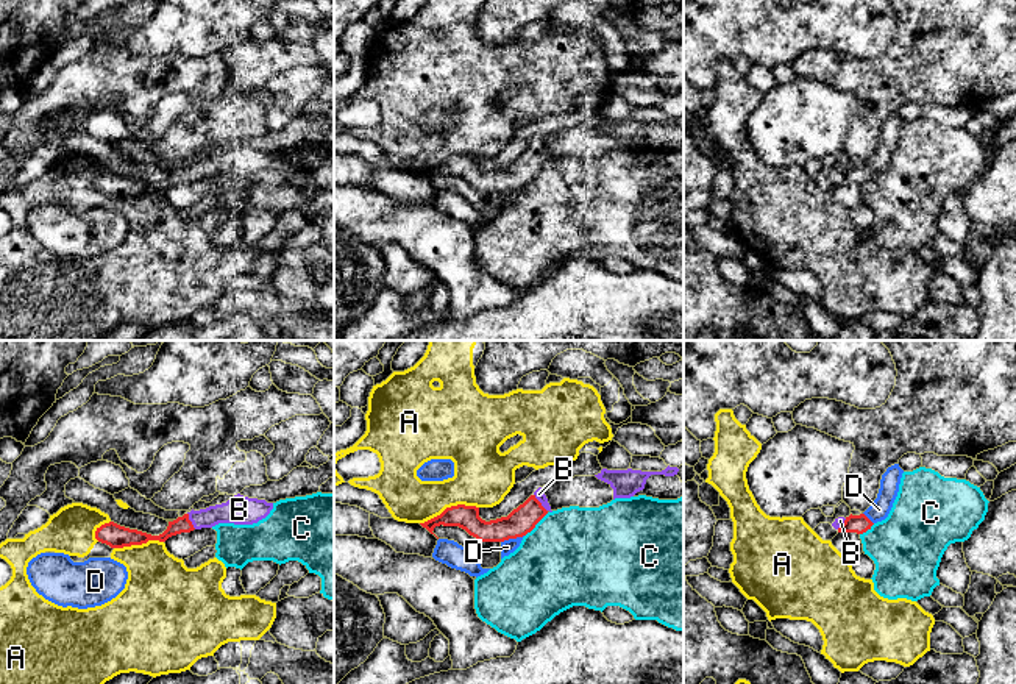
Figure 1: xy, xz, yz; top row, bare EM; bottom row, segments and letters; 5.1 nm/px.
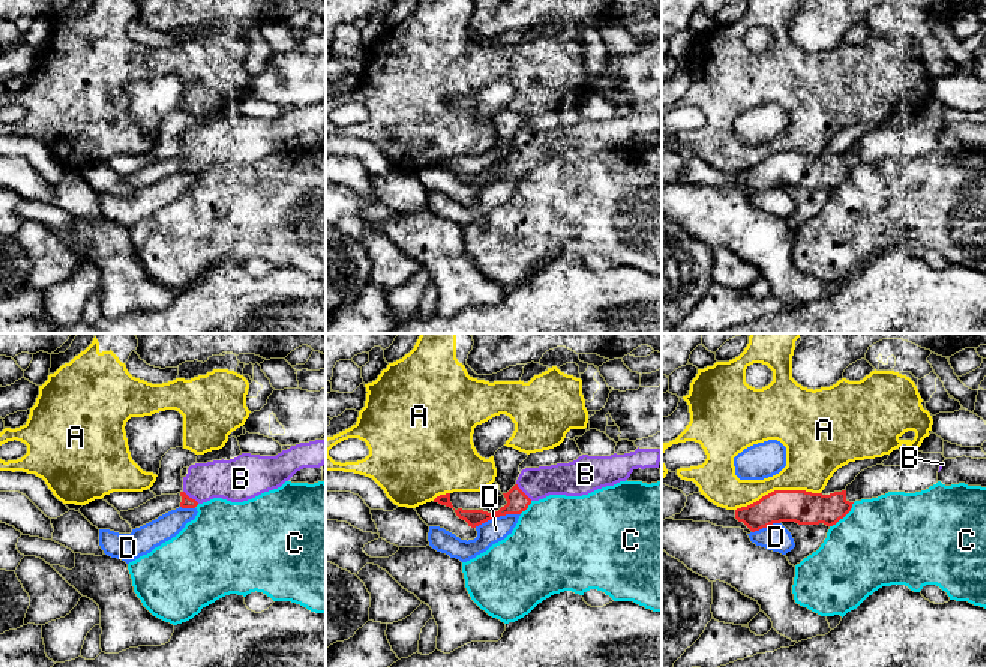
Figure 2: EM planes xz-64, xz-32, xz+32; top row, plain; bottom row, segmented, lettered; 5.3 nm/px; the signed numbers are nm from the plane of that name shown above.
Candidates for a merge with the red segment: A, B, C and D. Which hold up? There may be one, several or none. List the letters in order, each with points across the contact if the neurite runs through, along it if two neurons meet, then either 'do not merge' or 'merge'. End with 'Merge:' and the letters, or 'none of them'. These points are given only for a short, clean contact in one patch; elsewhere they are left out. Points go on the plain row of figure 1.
A: do not merge
B: across xz (522, 170), (540, 153), (539, 144) | merge
C: do not merge
D: do not merge
Merge: B

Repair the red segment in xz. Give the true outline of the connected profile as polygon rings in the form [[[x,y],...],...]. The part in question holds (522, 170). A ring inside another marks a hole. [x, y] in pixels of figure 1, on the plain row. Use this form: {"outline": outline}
{"outline": [[[538,137],[507,167],[485,172],[479,167],[479,158],[457,155],[446,158],[440,166],[420,175],[431,184],[440,175],[459,176],[481,192],[504,192],[531,183],[548,162],[552,161],[545,145],[545,137]]]}

